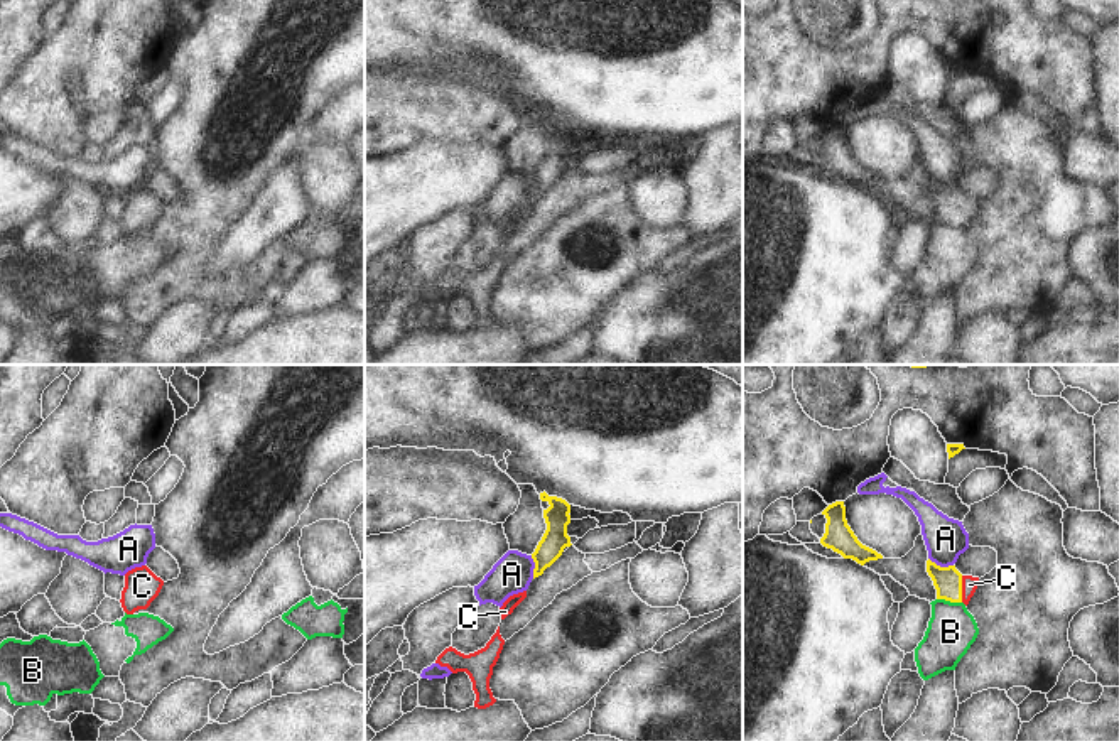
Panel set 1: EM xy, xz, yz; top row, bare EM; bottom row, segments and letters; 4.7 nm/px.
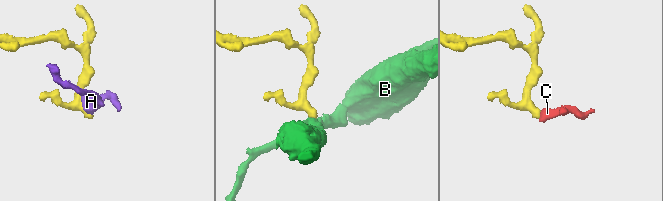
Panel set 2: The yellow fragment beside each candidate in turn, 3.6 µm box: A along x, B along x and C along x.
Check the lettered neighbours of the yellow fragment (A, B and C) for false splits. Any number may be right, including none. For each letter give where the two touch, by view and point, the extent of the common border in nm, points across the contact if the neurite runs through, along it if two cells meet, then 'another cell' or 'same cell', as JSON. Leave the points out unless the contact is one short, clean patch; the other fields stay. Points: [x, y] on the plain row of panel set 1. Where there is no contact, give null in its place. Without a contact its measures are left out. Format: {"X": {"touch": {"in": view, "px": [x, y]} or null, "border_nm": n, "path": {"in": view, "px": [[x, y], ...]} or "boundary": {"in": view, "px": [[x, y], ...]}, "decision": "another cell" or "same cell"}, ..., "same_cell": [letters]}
{"A": {"touch": {"in": "yz", "px": [939, 188]}, "border_nm": 130, "boundary": {"in": "yz", "px": [[929, 179], [940, 188], [952, 188]]}, "decision": "another cell"}, "B": {"touch": {"in": "yz", "px": [949, 221]}, "border_nm": 120, "decision": "another cell"}, "C": {"touch": {"in": "yz", "px": [961, 211]}, "border_nm": 130, "path": {"in": "yz", "px": [[947, 203], [961, 211], [969, 206]]}, "decision": "same cell"}, "same_cell": ["C"]}

